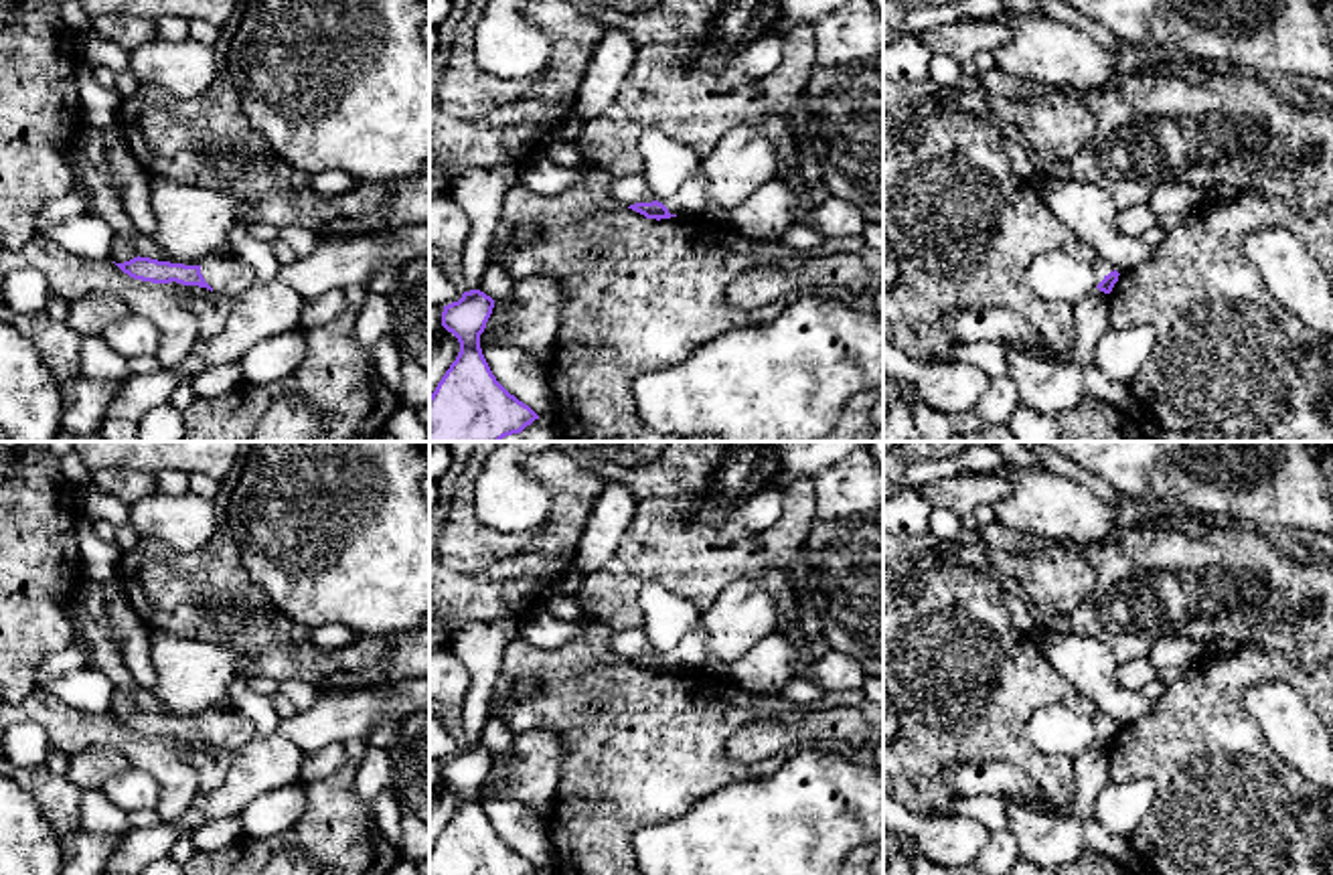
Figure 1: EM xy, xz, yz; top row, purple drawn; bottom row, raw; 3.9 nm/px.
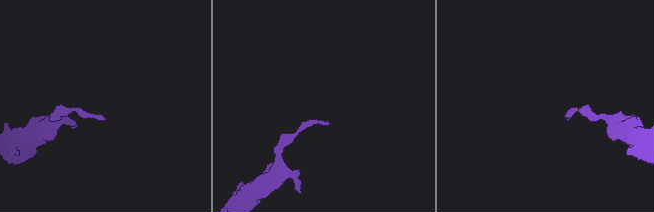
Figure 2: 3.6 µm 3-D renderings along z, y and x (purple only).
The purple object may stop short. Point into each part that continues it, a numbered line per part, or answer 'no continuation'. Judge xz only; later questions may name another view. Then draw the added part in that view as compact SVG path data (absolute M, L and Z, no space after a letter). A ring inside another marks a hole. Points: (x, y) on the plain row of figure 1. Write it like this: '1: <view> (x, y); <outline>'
1: xz (691, 653); M701 622L683 636L683 640L662 656L671 668L677 670L699 670L707 666L707 634Z

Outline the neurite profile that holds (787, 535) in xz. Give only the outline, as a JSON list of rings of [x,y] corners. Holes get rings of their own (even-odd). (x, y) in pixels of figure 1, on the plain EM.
[[[814,480],[794,482],[782,492],[780,519],[760,533],[760,545],[772,567],[788,573],[814,521]]]

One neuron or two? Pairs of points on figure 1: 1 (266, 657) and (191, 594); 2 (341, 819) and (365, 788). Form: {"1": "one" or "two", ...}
{"1": "one", "2": "two"}

